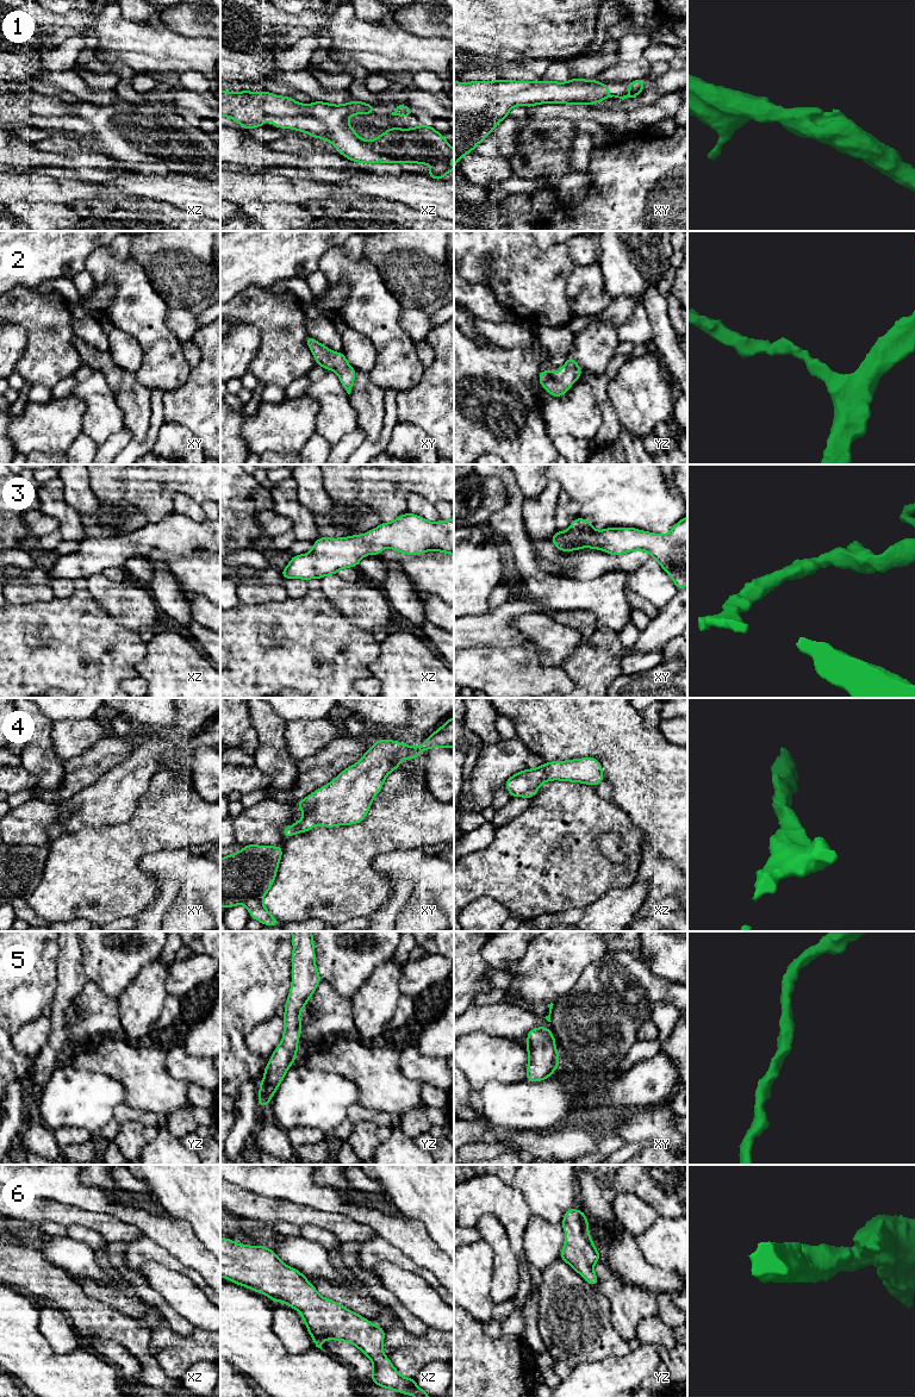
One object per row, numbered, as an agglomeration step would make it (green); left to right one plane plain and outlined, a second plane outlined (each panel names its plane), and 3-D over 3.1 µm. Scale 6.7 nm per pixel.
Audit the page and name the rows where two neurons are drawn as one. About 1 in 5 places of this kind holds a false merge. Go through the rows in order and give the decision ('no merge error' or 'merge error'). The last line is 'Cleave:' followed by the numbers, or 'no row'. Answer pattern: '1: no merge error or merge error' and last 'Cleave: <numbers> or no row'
1: no merge error
2: no merge error
3: no merge error
4: no merge error
5: no merge error
6: no merge error
Cleave: no row

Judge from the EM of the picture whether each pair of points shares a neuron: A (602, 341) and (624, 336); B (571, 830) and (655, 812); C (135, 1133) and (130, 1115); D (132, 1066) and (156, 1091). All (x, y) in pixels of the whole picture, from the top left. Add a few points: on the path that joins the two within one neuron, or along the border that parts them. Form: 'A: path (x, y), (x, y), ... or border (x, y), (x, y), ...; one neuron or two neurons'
A: border (616, 329), (616, 336), (620, 342); two neurons
B: border (610, 802), (617, 805), (640, 830), (640, 844); two neurons
C: border (144, 1126), (139, 1122), (125, 1122), (112, 1140); two neurons
D: path (138, 1072), (150, 1085); one neuron

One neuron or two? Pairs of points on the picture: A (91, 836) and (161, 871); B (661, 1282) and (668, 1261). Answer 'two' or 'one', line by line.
A: two
B: two

